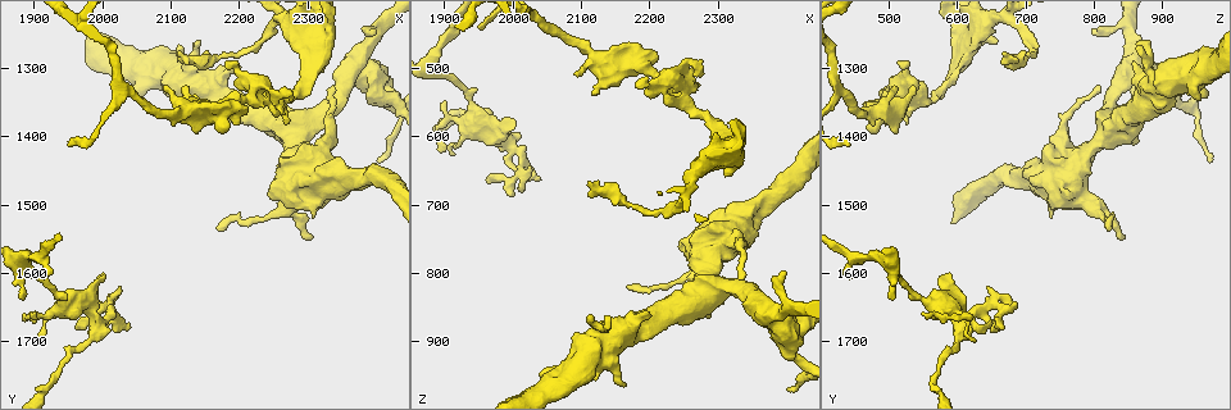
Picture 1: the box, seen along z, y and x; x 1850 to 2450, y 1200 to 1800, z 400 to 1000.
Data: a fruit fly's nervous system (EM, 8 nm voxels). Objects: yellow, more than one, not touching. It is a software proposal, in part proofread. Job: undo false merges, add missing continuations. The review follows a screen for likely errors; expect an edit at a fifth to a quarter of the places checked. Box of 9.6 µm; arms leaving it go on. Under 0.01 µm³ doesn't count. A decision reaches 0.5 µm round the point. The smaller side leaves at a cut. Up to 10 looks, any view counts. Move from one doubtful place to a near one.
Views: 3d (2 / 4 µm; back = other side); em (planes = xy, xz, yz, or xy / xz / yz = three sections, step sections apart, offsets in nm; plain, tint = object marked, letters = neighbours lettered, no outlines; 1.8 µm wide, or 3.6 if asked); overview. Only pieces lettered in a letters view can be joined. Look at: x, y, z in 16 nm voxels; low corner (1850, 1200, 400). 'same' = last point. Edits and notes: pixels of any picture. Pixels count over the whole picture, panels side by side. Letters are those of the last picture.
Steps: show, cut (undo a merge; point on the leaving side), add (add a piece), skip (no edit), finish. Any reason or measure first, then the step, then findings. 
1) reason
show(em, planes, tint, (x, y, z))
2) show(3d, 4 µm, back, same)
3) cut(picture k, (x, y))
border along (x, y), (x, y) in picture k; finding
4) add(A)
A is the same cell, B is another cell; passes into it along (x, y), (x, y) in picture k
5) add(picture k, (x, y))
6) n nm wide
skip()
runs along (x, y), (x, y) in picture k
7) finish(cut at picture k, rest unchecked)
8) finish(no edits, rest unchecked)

an open end
show(em, yz, step 16, tint, (1915, 1605, 445))

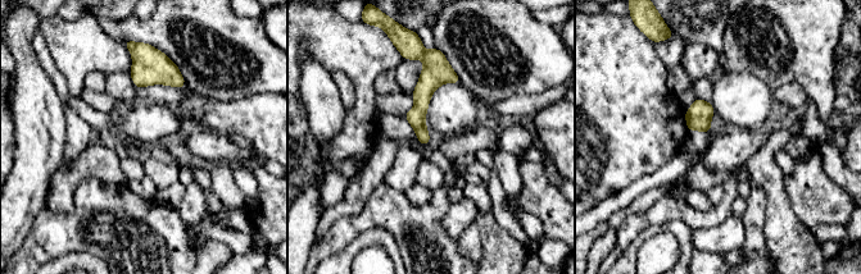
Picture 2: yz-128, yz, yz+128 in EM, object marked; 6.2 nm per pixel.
show(em, planes, letters, same)

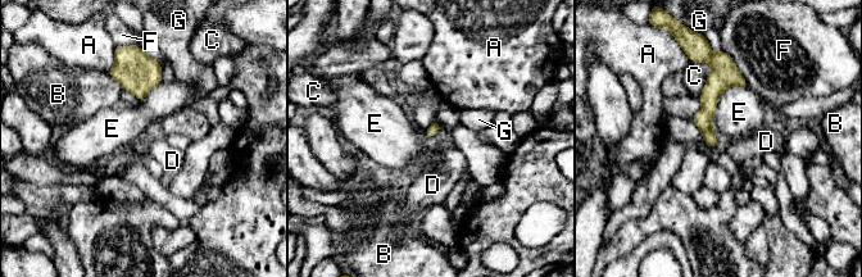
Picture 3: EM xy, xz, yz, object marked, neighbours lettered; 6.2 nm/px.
E touches over 340 nm
skip()
A, B, C, D, E, F and G are other cells; border along (747, 85), (721, 94), (712, 125) in picture 3; none of them fits

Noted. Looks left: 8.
small branch off a trunk
show(em, planes, letters, (1990, 1675, 610))

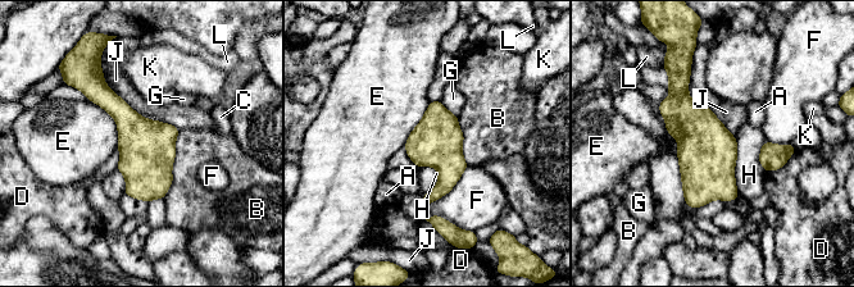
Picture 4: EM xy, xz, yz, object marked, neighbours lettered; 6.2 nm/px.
skip()
A, B, C, D, E, F, G, H, J, K and L are other cells; border along (90, 100), (114, 119), (118, 147) in picture 4; all the same cell

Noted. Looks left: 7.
thin neck
show(3d, 4 µm, (2200, 1520, 825))

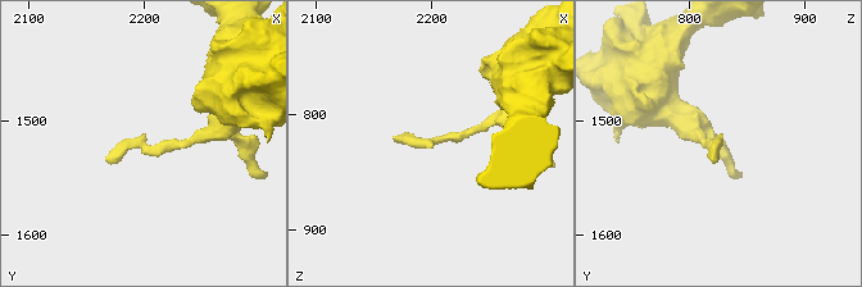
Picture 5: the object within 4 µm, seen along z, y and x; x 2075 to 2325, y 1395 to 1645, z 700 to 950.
now the EM
show(em, 3.6 µm, xz, step 8, letters, (2200, 1520, 826))

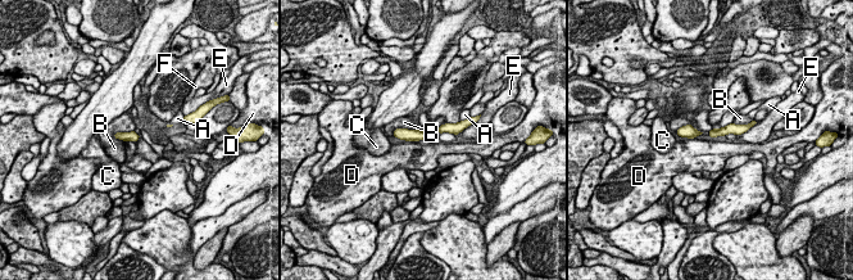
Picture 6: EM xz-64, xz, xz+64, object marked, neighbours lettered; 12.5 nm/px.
skip()
A, B, C, D, E and F are other cells; all the same cell

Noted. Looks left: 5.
abrupt turn
show(em, yz, step 16, tint, (2365, 1295, 865))

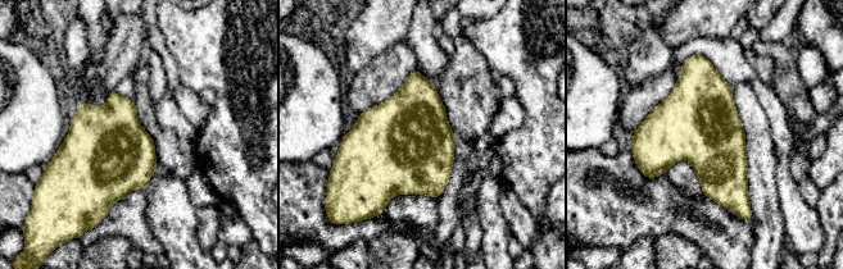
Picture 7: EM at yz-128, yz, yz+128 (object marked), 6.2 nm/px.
show(em, yz, step 16, letters, same)

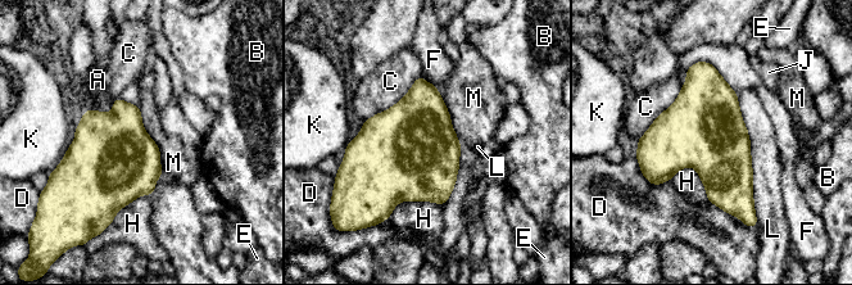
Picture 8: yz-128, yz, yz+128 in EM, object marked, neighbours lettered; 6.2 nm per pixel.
skip()
A, B, C, D, E, F, H, J, K, L and M are other cells; border along (137, 107), (159, 150), (162, 175) in picture 8; one cell here

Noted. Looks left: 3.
finish(no edits, rest unchecked)

